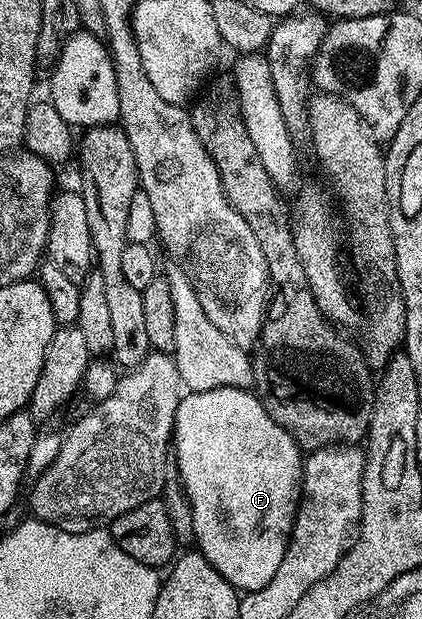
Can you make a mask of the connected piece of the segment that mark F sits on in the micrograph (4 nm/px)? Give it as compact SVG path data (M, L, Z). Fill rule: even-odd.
M217 387L211 391L190 391L180 401L174 418L174 434L172 448L179 463L179 477L182 479L183 489L191 505L192 521L194 522L194 540L197 550L217 569L220 574L239 592L259 591L276 577L276 569L280 569L280 561L286 556L286 546L290 544L290 531L294 527L294 517L298 513L300 492L302 489L302 468L304 455L298 442L293 439L262 407L262 400L253 390L243 387Z

